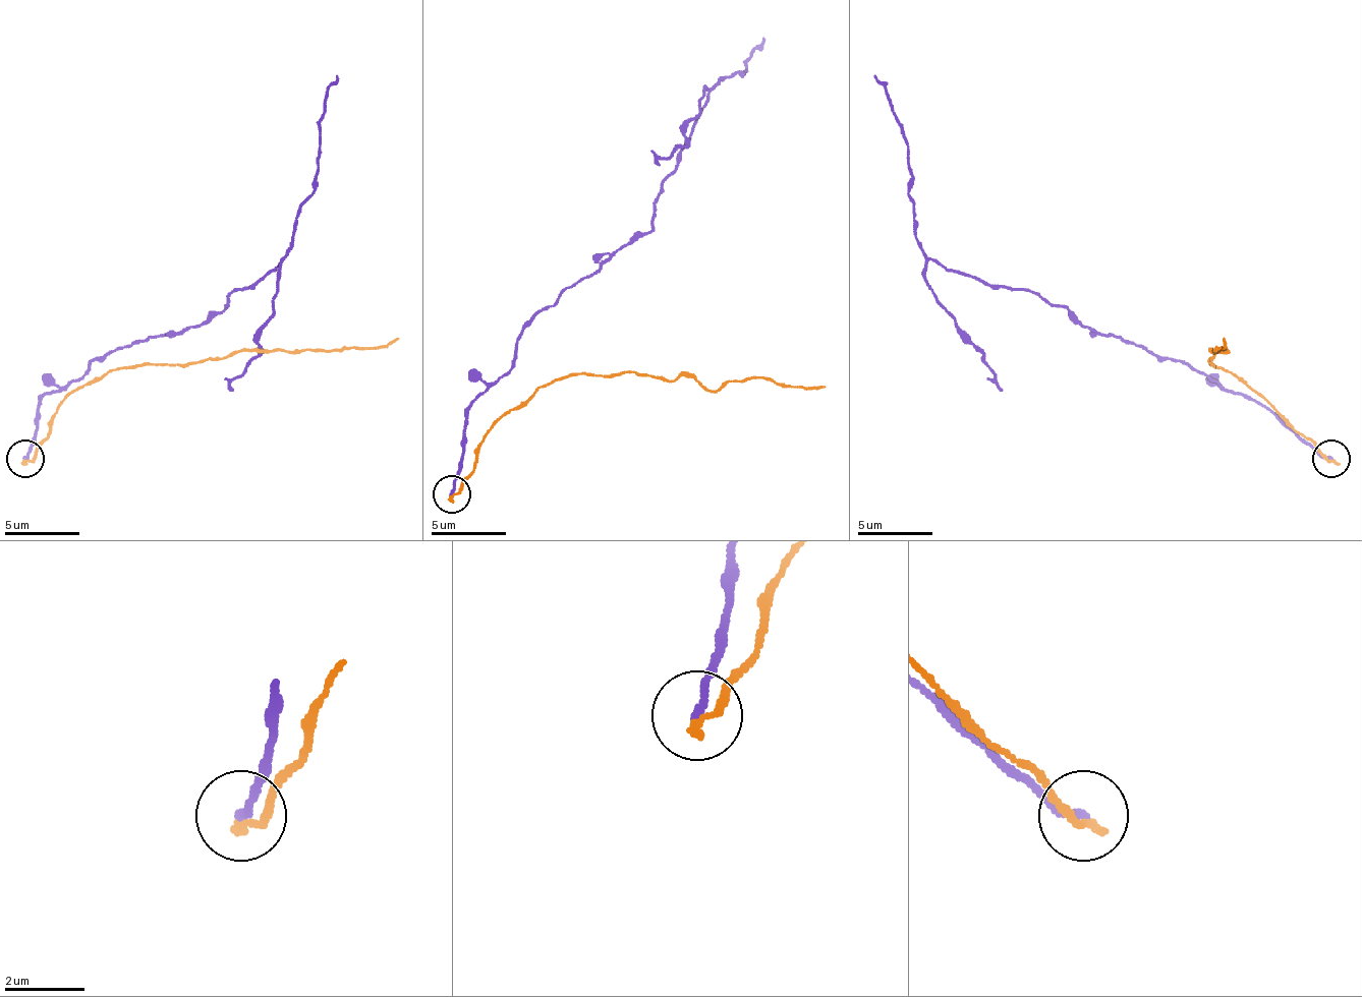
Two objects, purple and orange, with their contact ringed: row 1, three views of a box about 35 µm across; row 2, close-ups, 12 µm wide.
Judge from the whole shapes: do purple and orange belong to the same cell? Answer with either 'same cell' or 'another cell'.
another cell

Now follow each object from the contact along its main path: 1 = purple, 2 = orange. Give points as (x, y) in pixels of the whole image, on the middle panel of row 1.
1: (452, 494), (467, 408), (512, 367), (538, 314), (651, 228), (703, 100), (764, 37)
2: (452, 494), (474, 472), (478, 442), (561, 378), (632, 370), (692, 374), (707, 390), (825, 386)

